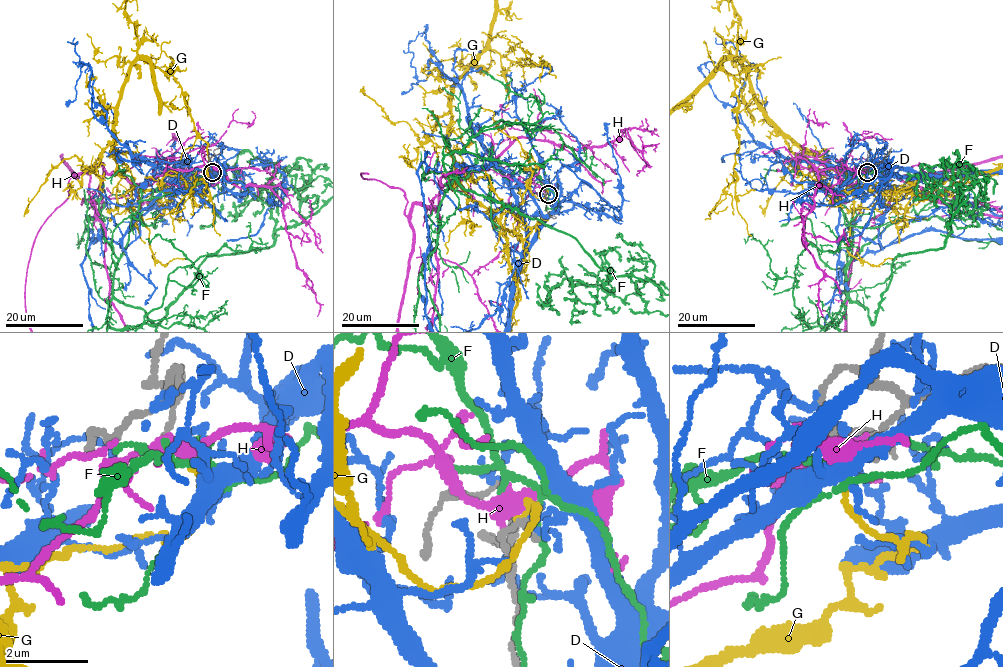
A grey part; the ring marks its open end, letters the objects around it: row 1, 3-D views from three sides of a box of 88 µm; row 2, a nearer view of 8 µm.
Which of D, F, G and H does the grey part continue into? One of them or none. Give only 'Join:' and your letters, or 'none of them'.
Join: none of them

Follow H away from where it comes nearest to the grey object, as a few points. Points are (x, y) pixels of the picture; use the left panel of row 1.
H: (209, 170), (181, 186), (131, 183), (100, 163), (68, 181), (27, 269)

